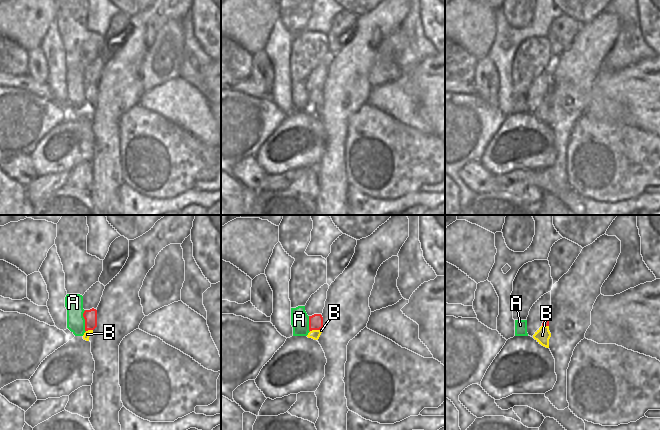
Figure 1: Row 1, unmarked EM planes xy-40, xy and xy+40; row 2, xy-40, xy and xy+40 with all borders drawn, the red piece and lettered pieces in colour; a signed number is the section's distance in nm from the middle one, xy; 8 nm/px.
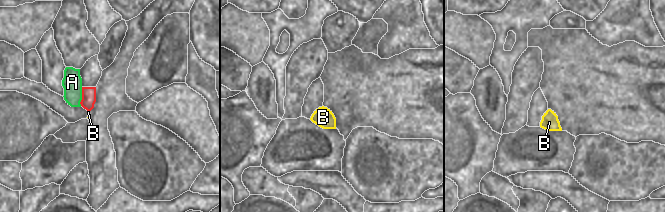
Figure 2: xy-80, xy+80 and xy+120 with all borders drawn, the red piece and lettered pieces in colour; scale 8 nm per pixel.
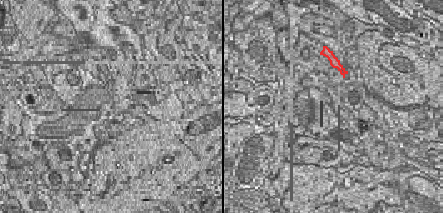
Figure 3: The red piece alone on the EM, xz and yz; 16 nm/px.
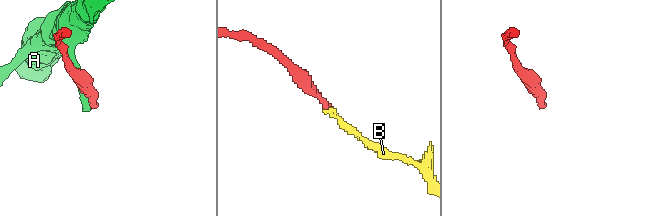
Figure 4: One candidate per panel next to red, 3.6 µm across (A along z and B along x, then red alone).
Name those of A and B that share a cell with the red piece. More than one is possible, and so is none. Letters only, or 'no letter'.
B

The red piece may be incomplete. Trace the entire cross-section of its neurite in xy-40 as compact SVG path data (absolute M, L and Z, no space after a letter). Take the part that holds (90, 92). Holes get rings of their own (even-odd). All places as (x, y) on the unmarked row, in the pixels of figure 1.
M92 84L90 86L85 86L83 89L85 95L85 109L83 115L89 117L89 113L93 109L93 106L97 103L97 86Z

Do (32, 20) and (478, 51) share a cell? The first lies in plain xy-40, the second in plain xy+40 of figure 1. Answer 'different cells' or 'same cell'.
same cell

